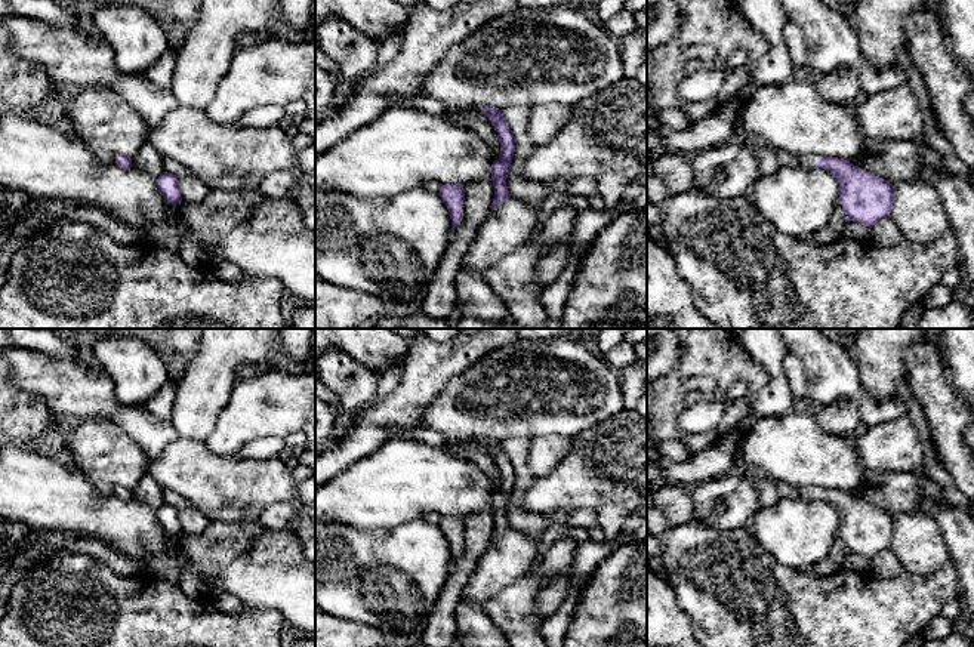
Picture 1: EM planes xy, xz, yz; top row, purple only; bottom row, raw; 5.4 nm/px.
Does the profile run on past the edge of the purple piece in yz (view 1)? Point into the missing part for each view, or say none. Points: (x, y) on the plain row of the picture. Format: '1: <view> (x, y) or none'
1: yz (807, 492)

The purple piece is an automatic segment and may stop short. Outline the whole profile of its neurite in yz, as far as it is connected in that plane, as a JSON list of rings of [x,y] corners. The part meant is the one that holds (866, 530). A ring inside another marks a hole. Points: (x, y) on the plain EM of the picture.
[[[799,487],[802,497],[827,500],[839,514],[839,534],[847,552],[872,560],[890,548],[894,534],[894,517],[853,495],[826,487]]]

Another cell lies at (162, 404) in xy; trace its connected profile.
[[[167,382],[151,400],[144,406],[157,418],[170,420],[173,416],[173,401],[176,395],[176,385]]]

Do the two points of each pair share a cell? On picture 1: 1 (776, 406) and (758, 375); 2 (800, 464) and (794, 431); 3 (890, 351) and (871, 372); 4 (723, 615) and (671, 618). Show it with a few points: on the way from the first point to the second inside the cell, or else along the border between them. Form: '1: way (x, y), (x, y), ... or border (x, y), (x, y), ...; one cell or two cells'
1: border (749, 354), (768, 376), (752, 397), (751, 413); two cells
2: way (800, 456), (794, 447), (794, 438); one cell
3: way (885, 356), (875, 367); one cell
4: border (671, 585), (675, 600), (687, 615), (693, 631); two cells

